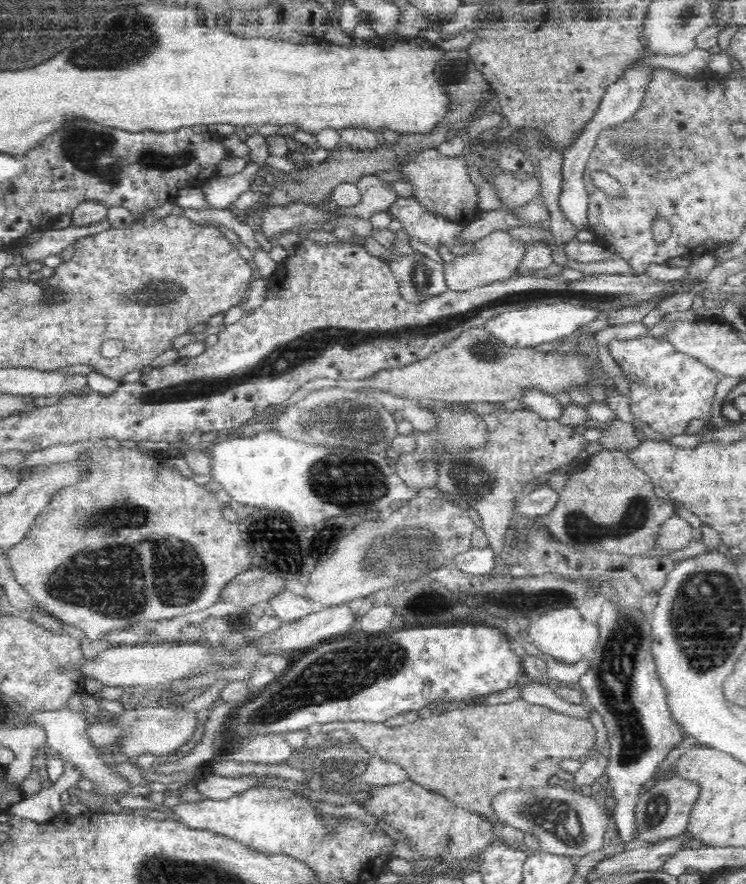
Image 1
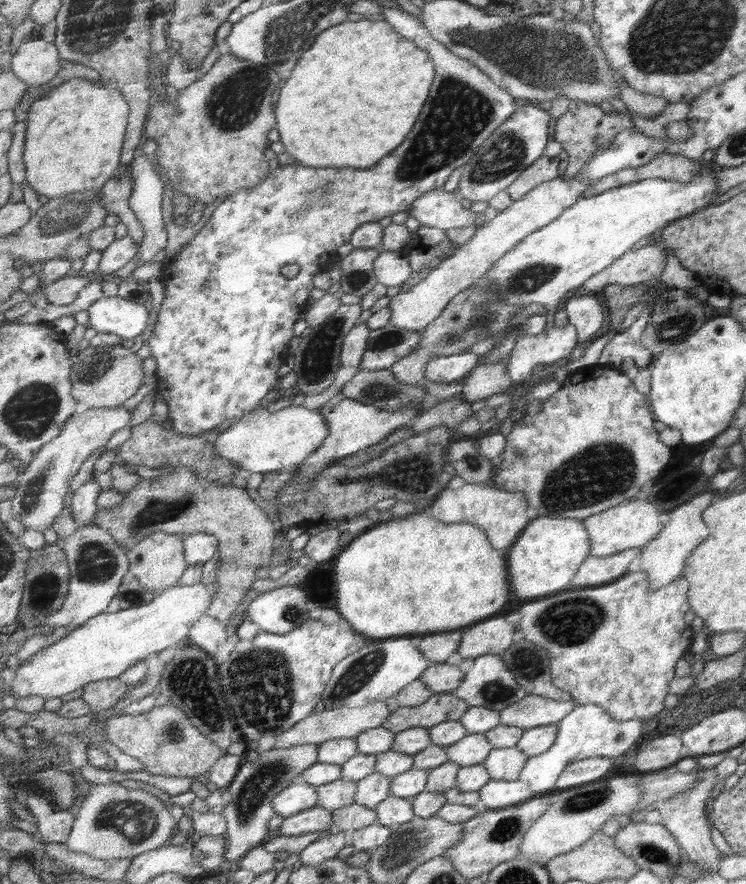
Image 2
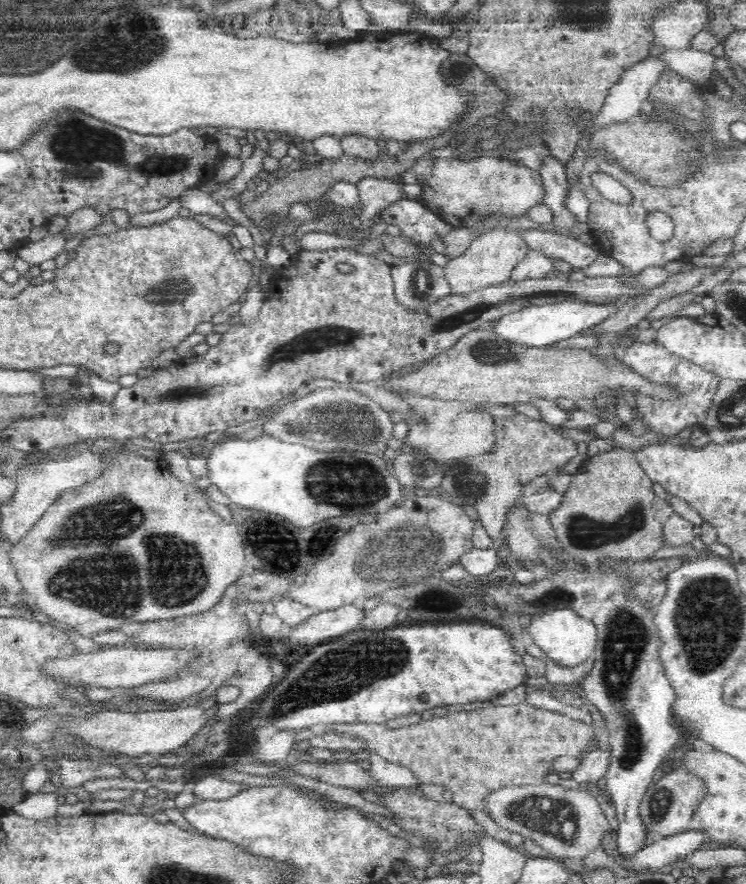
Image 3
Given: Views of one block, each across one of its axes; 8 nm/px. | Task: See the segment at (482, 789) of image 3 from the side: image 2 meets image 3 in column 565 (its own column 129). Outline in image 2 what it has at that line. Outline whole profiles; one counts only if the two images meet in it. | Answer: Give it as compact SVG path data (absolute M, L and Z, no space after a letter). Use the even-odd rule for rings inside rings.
M172 702L136 716L121 714L110 717L106 729L109 741L145 764L145 771L152 775L178 778L208 775L227 754L192 722L183 708Z

